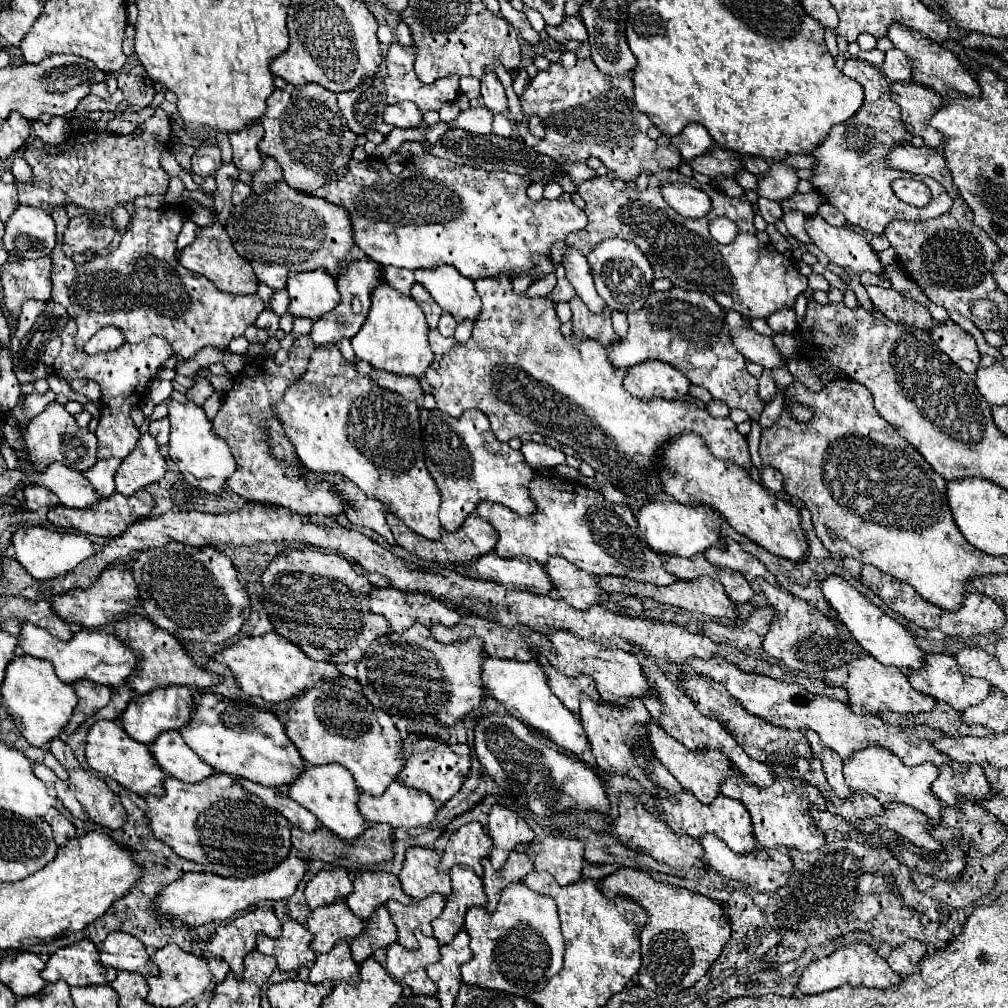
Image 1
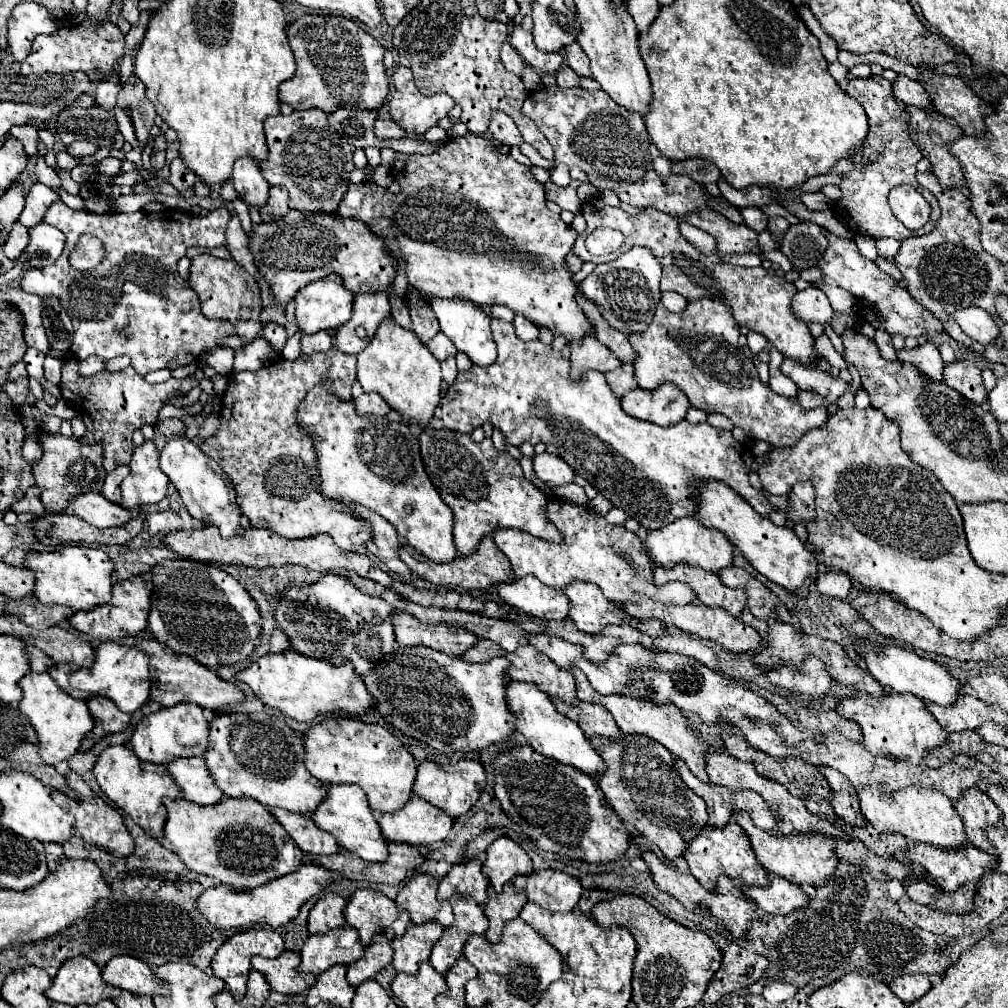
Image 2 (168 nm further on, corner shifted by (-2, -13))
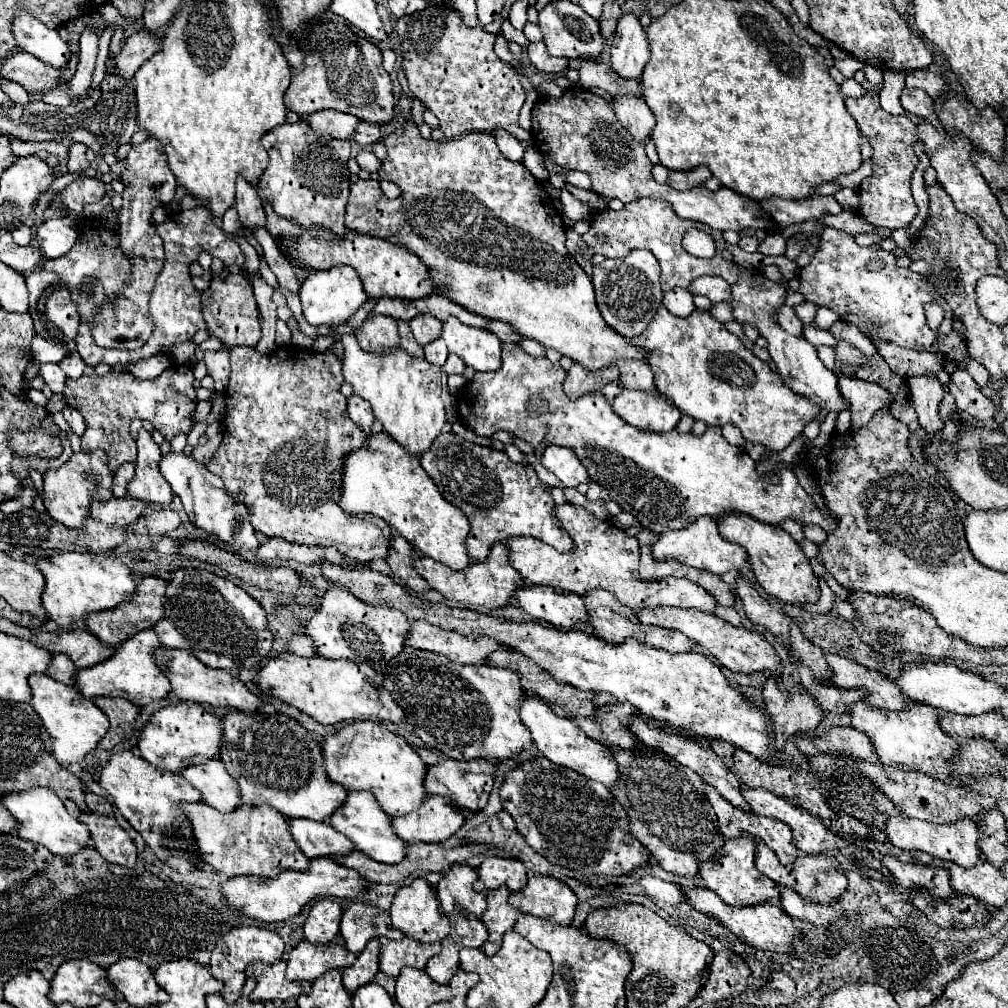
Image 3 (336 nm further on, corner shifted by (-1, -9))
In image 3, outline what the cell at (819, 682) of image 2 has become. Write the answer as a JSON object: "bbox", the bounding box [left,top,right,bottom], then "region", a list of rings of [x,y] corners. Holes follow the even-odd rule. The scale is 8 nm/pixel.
{"bbox":[762,679,822,751],"region":[[[768,679],[762,691],[762,699],[766,705],[764,711],[772,721],[776,751],[782,751],[786,741],[796,733],[812,733],[822,719],[820,705],[806,689],[784,697],[784,693],[778,689],[776,679]]]}

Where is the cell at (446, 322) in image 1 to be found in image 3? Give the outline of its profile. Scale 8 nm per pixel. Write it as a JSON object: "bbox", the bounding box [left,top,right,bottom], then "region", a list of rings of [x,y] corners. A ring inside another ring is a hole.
{"bbox":[424,337,448,365],"region":[[[442,337],[428,343],[424,347],[424,353],[426,353],[426,361],[432,361],[434,365],[444,365],[446,357],[448,357],[448,349],[446,349],[446,343],[442,341]]]}

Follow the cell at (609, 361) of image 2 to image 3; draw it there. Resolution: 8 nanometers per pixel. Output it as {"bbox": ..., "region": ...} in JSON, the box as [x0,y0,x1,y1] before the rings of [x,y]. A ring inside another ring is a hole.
{"bbox":[562,363,620,399],"region":[[[574,363],[572,369],[568,371],[568,377],[564,379],[562,389],[570,399],[578,399],[578,397],[582,397],[586,393],[600,391],[606,383],[612,383],[618,377],[620,377],[620,373],[618,373],[616,365],[604,367],[600,371],[588,371],[588,369],[580,367],[578,363]]]}

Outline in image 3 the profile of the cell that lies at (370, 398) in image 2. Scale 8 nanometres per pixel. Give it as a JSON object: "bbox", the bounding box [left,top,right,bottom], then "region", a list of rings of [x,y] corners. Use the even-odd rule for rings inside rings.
{"bbox":[348,395,374,431],"region":[[[352,395],[352,397],[348,399],[348,415],[356,421],[356,425],[364,427],[366,431],[368,431],[370,425],[374,423],[374,413],[372,413],[370,405],[368,405],[366,401],[362,401],[360,397],[356,397],[356,395]]]}

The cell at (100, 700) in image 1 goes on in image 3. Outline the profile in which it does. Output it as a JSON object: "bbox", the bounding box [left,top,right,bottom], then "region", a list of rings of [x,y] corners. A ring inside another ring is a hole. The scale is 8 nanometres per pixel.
{"bbox":[94,697,140,749],"region":[[[96,697],[94,703],[108,715],[110,729],[98,743],[98,749],[112,749],[124,739],[132,737],[132,723],[140,715],[140,709],[122,697]]]}

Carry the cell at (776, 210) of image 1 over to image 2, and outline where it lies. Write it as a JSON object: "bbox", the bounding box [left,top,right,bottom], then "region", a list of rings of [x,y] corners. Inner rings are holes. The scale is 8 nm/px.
{"bbox":[759,229,779,251],"region":[[[769,229],[759,233],[759,245],[761,245],[763,251],[775,251],[775,249],[779,249],[779,243],[775,241],[775,235],[771,235]]]}

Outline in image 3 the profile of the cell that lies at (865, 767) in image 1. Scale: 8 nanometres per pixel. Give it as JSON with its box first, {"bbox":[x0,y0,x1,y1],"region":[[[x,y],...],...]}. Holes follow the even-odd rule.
{"bbox":[886,817,982,867],"region":[[[888,817],[886,821],[886,831],[890,841],[894,843],[894,825],[896,825],[896,847],[904,849],[904,851],[922,851],[922,853],[930,853],[932,857],[938,857],[942,861],[952,861],[960,867],[974,867],[976,861],[982,857],[980,849],[978,849],[978,827],[968,821],[962,819],[958,821],[958,825],[934,825],[934,823],[926,823],[926,821],[918,821],[918,819],[908,819],[908,817]]]}

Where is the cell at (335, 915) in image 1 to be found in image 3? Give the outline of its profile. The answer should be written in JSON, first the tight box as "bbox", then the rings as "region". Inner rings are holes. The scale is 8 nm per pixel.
{"bbox":[286,939,356,981],"region":[[[336,939],[328,945],[312,945],[308,941],[298,943],[288,953],[286,979],[288,981],[316,981],[322,973],[330,969],[344,969],[356,961],[356,955],[350,953],[342,939]]]}

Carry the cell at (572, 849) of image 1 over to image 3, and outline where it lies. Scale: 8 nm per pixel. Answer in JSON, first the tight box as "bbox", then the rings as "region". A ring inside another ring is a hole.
{"bbox":[508,877,578,925],"region":[[[530,877],[520,893],[510,893],[508,903],[520,913],[570,925],[578,899],[566,883],[554,877]]]}

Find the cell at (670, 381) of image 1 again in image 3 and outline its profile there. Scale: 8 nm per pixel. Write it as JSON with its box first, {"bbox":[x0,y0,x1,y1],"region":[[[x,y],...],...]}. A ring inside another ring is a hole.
{"bbox":[612,389,680,433],"region":[[[622,389],[612,403],[612,409],[632,427],[652,433],[668,433],[680,421],[680,411],[676,405],[664,397],[654,397],[642,391]]]}

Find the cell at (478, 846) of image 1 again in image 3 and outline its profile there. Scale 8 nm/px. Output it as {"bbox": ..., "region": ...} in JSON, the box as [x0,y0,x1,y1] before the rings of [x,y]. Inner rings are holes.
{"bbox":[436,865,486,917],"region":[[[454,865],[440,879],[436,885],[436,897],[444,915],[452,915],[454,909],[466,909],[468,913],[482,917],[486,911],[486,895],[472,889],[472,883],[476,879],[476,871],[468,865]]]}

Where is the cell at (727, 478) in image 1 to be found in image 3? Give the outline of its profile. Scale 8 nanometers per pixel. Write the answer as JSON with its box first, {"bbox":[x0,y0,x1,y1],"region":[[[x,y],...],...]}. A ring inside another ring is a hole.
{"bbox":[718,513,820,605],"region":[[[728,513],[726,517],[718,519],[718,529],[722,537],[726,537],[726,541],[738,543],[746,549],[754,575],[768,595],[792,605],[804,605],[804,603],[812,605],[818,601],[820,597],[818,577],[814,575],[812,565],[806,559],[800,545],[784,529],[774,525],[764,525],[744,513]]]}

